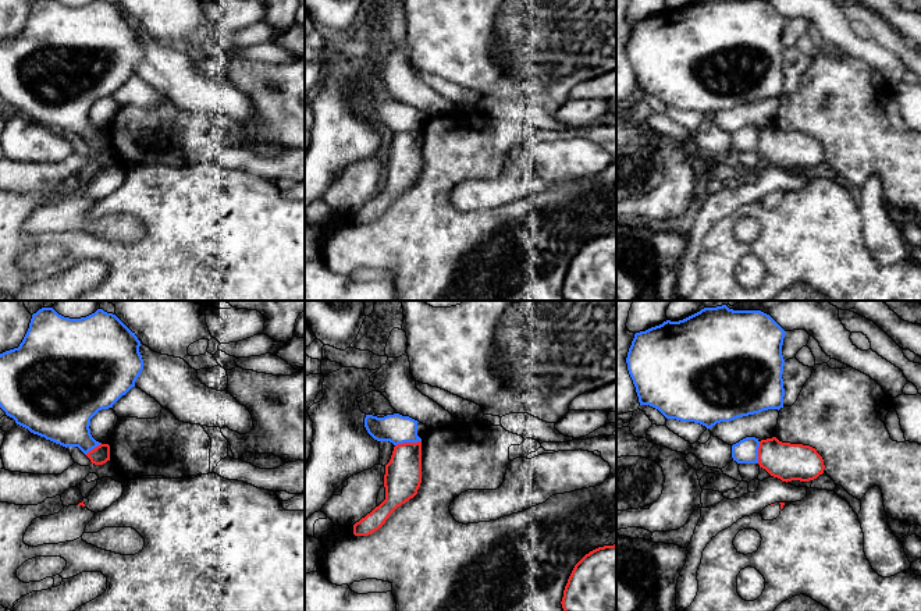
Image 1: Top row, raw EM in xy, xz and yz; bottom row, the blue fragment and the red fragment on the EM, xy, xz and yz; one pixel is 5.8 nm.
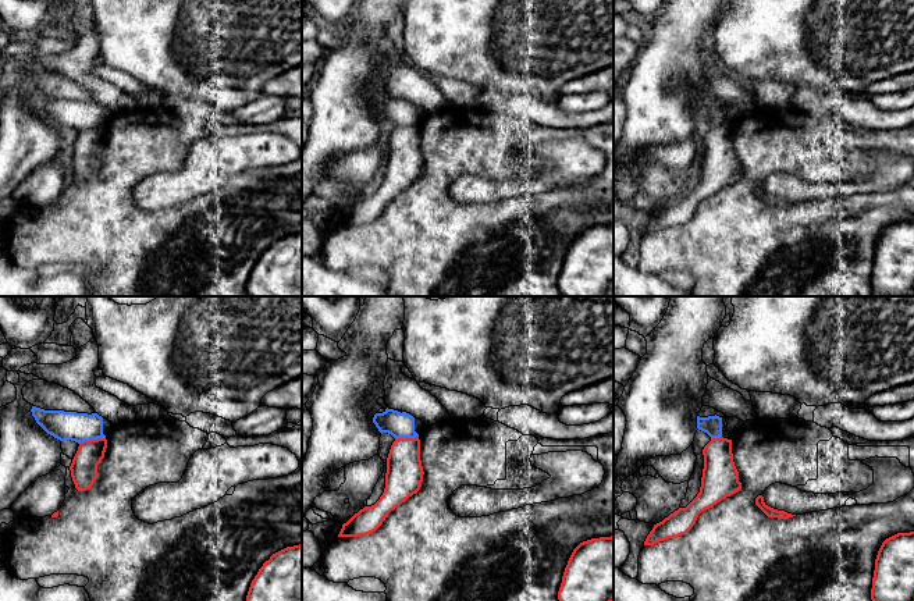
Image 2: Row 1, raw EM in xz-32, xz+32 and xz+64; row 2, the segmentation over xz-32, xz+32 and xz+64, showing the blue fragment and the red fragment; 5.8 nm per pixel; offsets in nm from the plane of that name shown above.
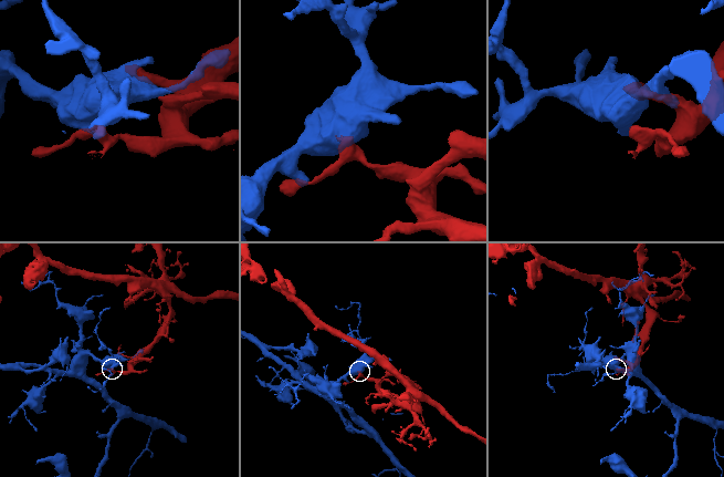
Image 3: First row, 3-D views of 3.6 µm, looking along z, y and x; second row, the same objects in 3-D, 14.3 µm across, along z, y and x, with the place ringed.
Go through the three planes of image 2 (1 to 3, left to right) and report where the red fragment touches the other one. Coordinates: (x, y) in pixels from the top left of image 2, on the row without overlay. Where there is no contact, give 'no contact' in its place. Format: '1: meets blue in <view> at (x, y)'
1: meets blue in xz-32 at (92, 127)
2: meets blue in xz+32 at (406, 125)
3: meets blue in xz+64 at (715, 125)

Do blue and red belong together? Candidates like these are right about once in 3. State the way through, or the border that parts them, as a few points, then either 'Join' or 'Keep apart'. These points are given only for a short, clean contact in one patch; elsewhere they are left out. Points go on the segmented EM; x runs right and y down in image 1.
Boundary: xz (420, 440), (395, 446). Keep apart

